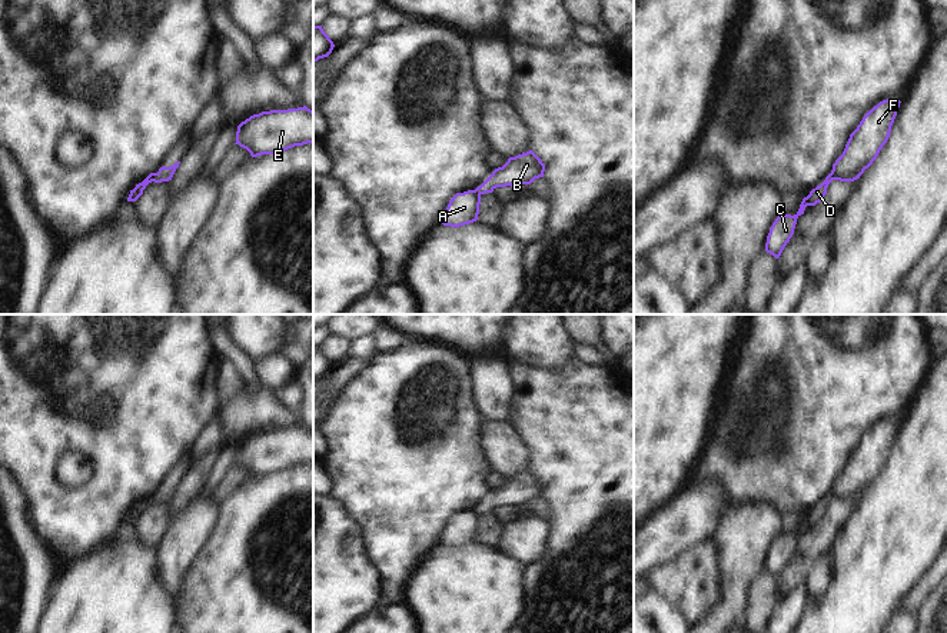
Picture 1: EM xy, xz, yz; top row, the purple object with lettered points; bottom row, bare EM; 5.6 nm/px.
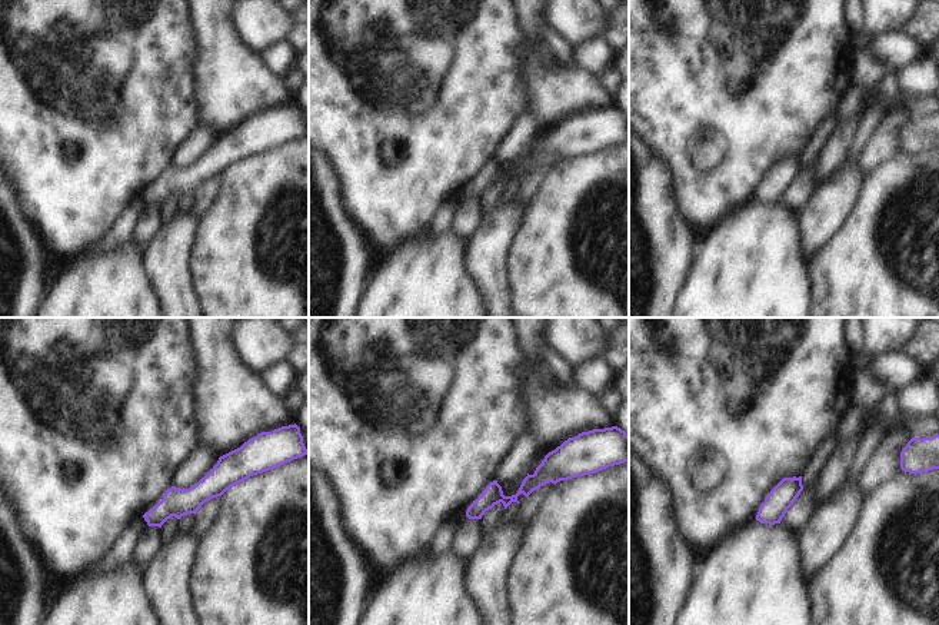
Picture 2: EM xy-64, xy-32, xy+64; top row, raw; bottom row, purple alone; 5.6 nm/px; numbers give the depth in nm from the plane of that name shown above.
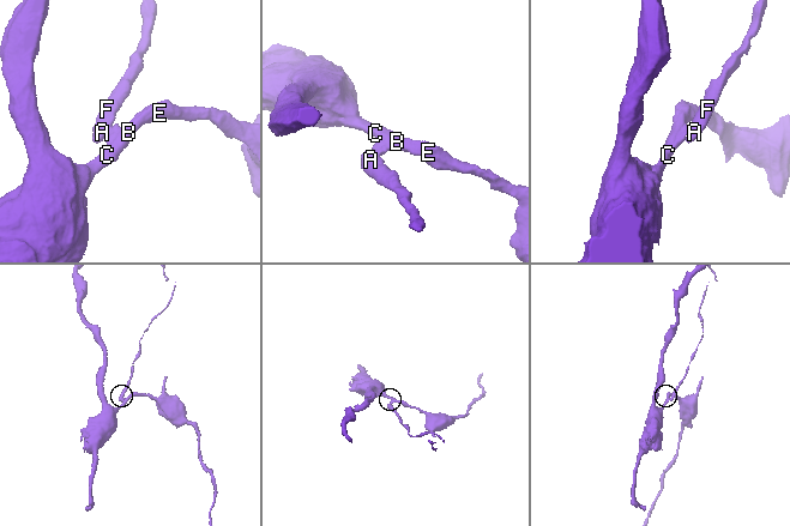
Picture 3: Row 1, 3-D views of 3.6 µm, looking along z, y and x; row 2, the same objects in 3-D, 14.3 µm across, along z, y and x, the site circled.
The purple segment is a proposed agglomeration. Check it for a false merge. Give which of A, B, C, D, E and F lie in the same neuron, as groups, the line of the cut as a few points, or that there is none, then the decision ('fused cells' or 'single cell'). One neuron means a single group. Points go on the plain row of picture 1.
A F / B C D E; cut in xy along (158, 493), (152, 500); fused cells

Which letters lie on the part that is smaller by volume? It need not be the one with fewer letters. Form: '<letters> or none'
A, F

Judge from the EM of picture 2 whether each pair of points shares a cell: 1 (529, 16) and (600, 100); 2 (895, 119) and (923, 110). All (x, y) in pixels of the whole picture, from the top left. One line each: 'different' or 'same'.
1: same
2: different

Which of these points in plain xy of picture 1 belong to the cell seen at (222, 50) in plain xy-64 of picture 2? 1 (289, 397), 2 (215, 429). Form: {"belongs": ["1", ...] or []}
{"belongs": []}

